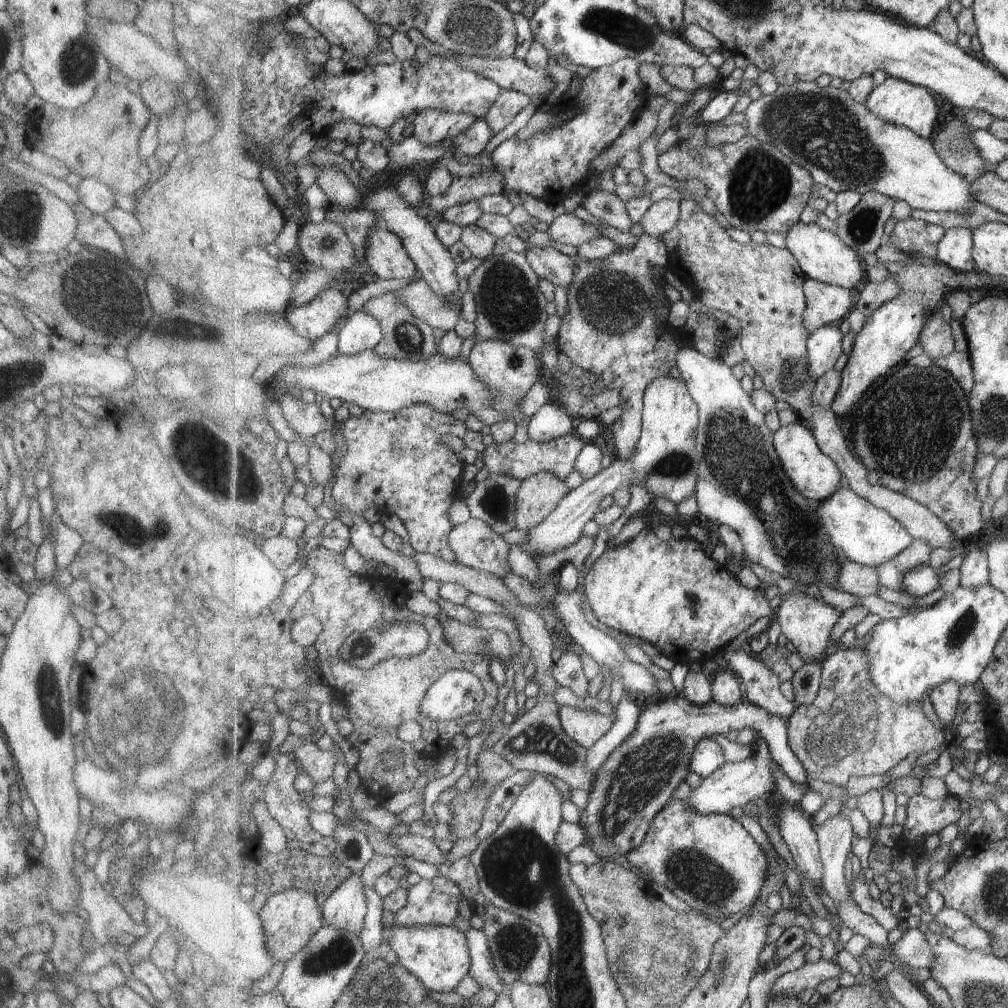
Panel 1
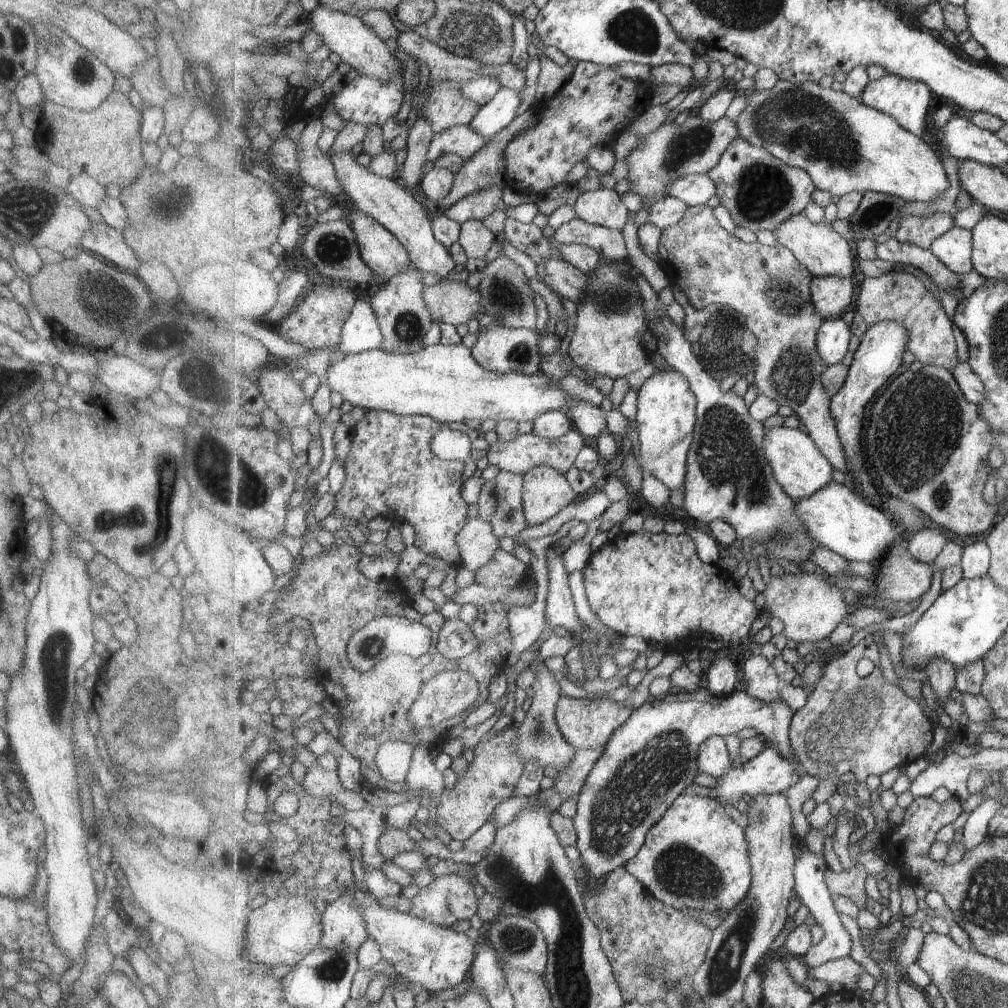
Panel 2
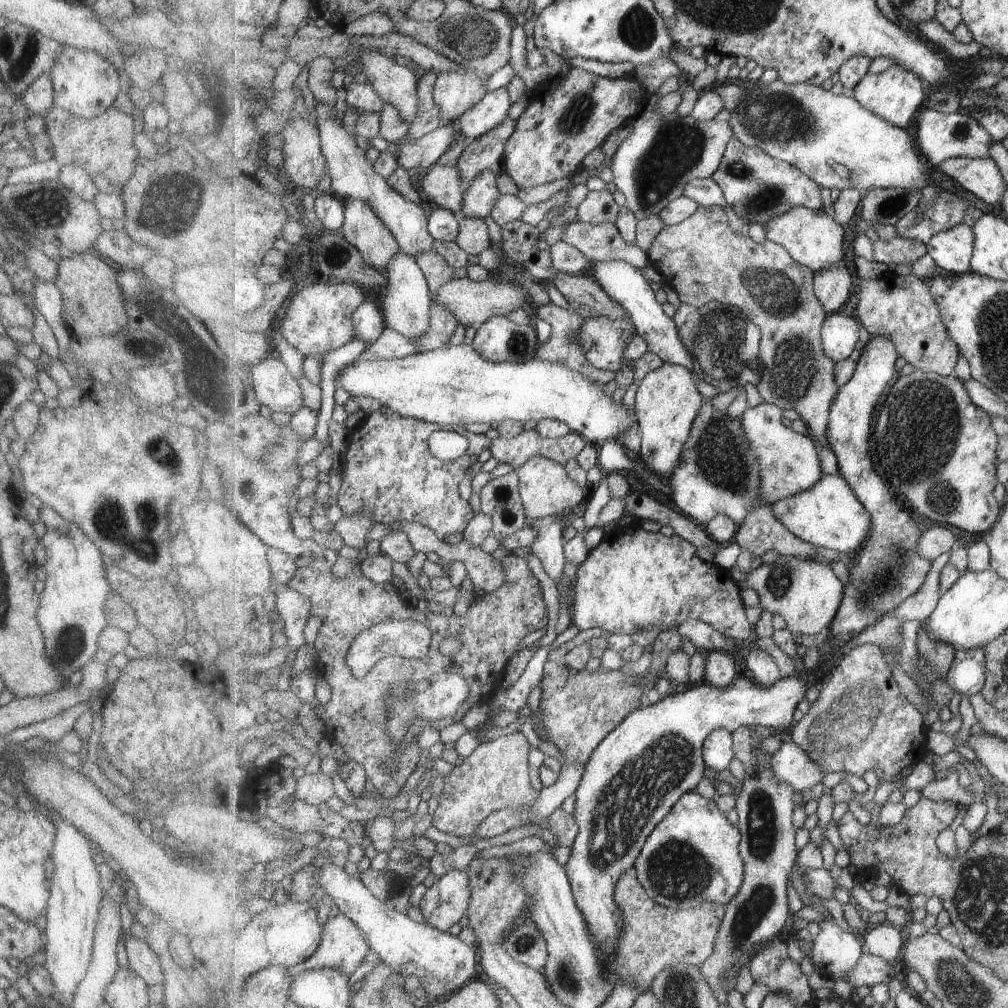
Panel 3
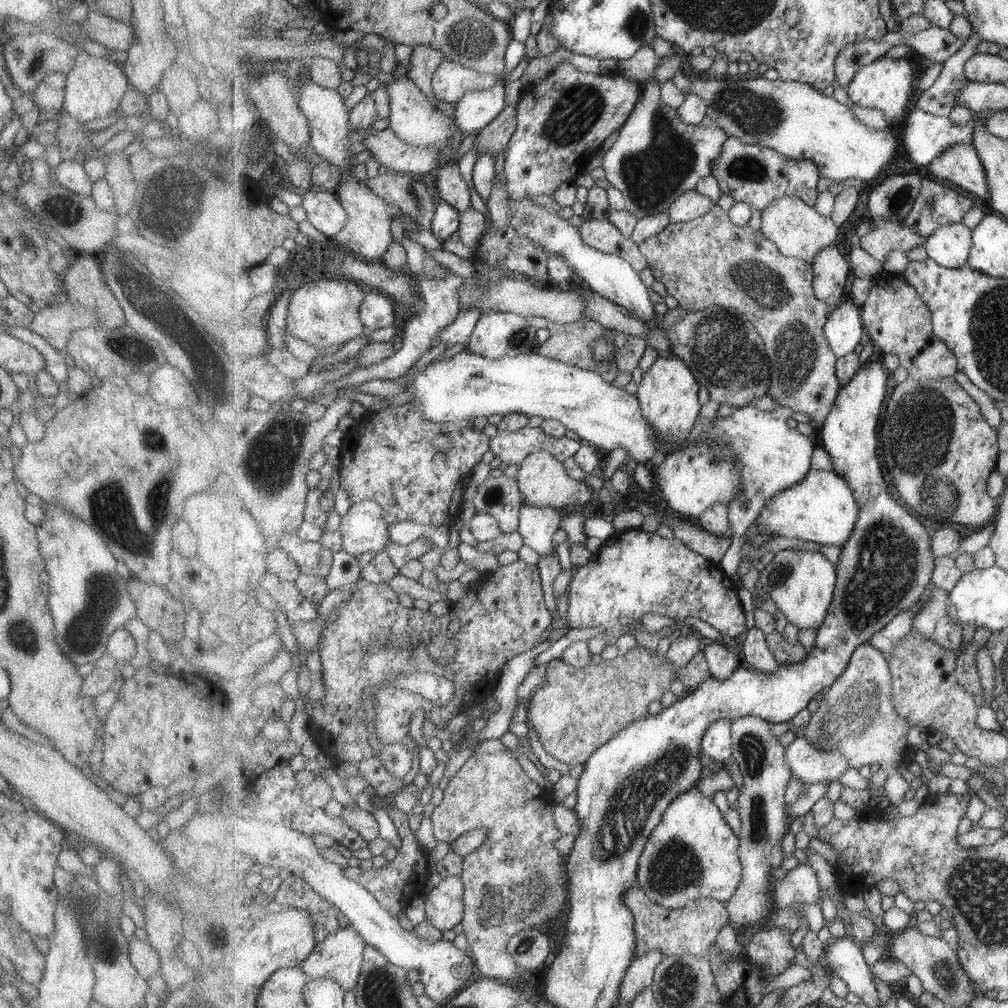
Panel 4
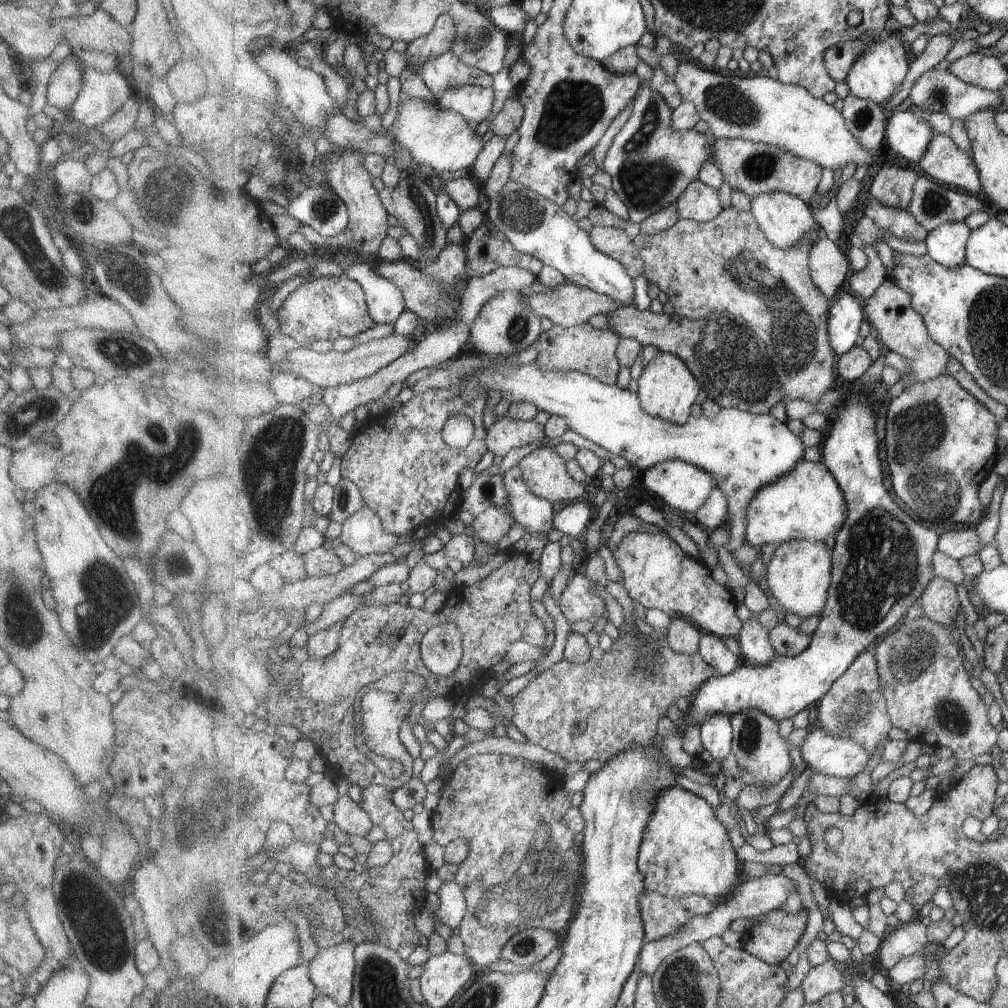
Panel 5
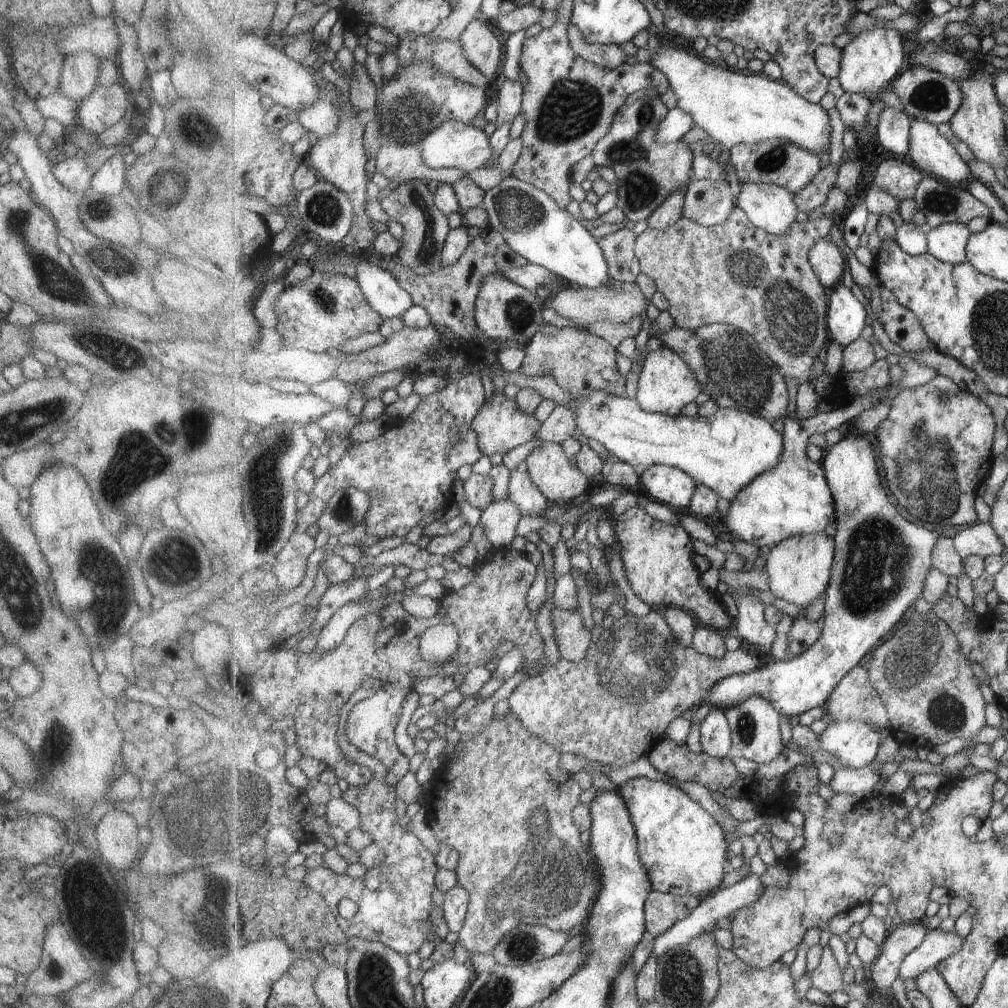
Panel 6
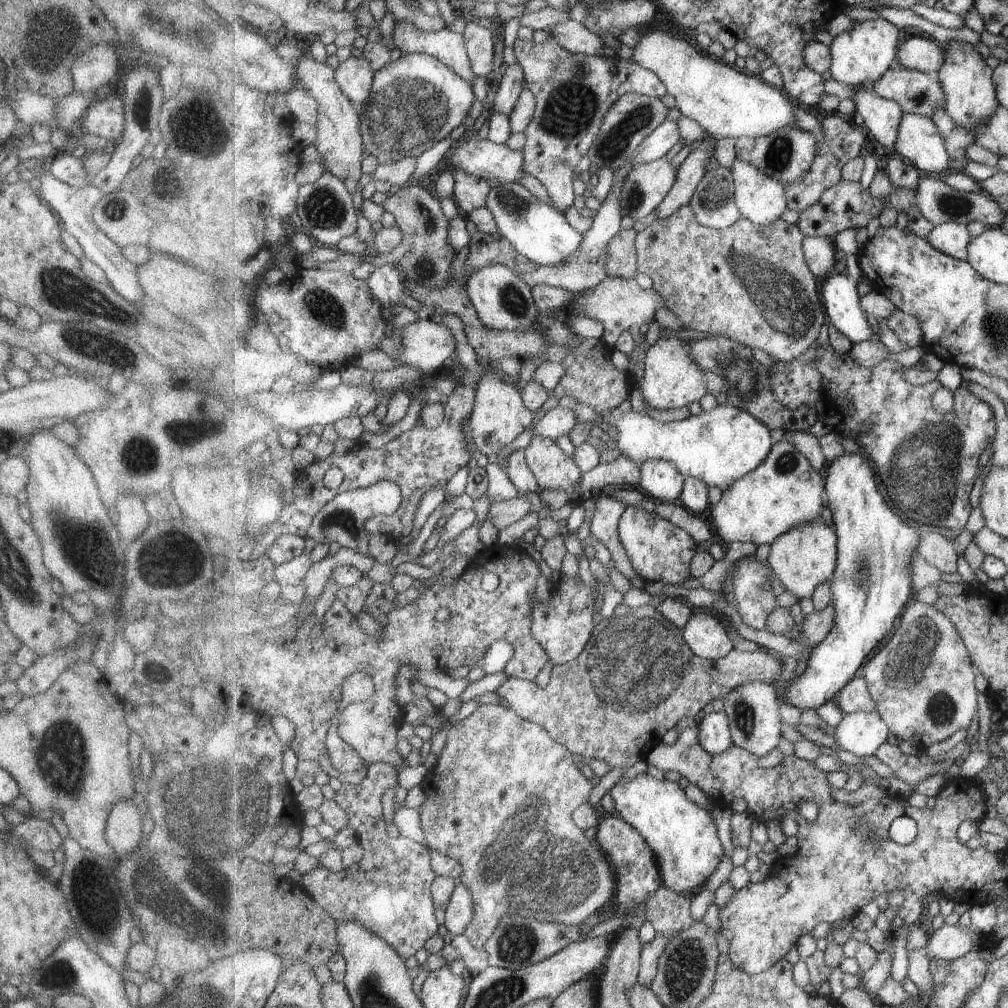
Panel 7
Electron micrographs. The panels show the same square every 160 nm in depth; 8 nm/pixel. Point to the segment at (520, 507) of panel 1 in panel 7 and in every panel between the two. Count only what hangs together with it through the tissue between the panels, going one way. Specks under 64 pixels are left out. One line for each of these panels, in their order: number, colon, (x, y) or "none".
2: (546, 491)
3: (545, 487)
4: (543, 480)
5: (545, 471)
6: (551, 470)
7: (555, 470)

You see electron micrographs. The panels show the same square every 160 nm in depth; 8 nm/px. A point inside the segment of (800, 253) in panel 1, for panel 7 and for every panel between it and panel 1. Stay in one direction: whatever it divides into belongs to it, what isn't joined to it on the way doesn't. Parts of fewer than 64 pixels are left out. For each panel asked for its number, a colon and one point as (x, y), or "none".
2: (824, 252)
3: (815, 240)
4: (795, 226)
5: (786, 219)
6: (771, 207)
7: (761, 199)

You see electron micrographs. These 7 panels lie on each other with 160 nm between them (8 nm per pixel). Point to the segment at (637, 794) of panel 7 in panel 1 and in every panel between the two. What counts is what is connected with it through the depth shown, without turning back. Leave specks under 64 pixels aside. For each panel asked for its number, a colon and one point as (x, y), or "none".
1: (712, 863)
2: (696, 857)
3: (694, 856)
4: (693, 853)
5: (686, 850)
6: (683, 848)

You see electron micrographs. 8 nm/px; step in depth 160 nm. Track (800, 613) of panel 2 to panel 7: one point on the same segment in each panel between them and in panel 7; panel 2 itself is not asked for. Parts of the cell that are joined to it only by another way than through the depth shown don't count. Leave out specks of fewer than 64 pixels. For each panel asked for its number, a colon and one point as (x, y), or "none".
3: (807, 594)
4: (801, 583)
5: (799, 576)
6: (800, 569)
7: (807, 555)

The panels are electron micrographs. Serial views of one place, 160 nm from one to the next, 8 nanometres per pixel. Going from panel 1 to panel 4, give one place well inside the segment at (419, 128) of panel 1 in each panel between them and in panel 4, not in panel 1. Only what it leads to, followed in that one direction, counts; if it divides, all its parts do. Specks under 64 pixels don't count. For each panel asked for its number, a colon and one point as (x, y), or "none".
2: (447, 107)
3: (455, 92)
4: (452, 81)

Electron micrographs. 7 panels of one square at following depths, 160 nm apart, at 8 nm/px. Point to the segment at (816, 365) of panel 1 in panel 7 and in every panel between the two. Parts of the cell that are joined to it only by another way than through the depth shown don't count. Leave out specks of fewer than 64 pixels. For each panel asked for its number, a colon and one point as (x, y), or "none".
2: (834, 340)
3: (840, 334)
4: (844, 330)
5: (847, 313)
6: (846, 319)
7: (844, 308)

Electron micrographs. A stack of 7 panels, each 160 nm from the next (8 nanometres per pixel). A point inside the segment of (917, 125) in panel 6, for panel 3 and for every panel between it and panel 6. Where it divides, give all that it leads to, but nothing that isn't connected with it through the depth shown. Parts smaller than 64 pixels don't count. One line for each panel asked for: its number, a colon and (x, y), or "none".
3: (982, 177)
4: (960, 164)
5: (946, 163)

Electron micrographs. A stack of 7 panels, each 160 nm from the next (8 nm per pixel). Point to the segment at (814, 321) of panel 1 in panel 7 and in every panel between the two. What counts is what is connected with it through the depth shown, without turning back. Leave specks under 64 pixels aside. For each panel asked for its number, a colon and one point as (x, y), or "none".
2: (831, 295)
3: (833, 285)
4: (831, 268)
5: (829, 266)
6: (828, 261)
7: (820, 252)

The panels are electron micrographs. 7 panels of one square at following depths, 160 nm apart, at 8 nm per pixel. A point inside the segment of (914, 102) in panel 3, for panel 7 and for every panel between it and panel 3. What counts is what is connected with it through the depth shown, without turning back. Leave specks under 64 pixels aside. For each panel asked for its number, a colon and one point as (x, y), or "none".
4: (888, 84)
5: (881, 69)
6: (871, 61)
7: (860, 56)

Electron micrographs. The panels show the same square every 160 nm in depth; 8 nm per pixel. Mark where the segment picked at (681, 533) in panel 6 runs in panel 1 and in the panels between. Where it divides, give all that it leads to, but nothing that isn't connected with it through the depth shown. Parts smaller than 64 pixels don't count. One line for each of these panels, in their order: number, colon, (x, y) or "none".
1: (671, 594)
2: (655, 586)
3: (634, 579)
4: (635, 573)
5: (656, 573)

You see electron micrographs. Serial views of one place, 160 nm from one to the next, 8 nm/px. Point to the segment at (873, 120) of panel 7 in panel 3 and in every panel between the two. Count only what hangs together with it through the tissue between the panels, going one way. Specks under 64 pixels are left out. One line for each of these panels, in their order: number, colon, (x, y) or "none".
3: (940, 137)
4: (924, 136)
5: (908, 135)
6: (893, 132)

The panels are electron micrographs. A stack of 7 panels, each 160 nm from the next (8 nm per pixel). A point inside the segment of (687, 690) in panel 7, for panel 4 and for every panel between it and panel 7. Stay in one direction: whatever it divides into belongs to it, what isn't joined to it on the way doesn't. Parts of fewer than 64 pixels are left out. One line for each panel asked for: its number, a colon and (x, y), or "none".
4: (575, 711)
5: (598, 709)
6: (613, 707)

